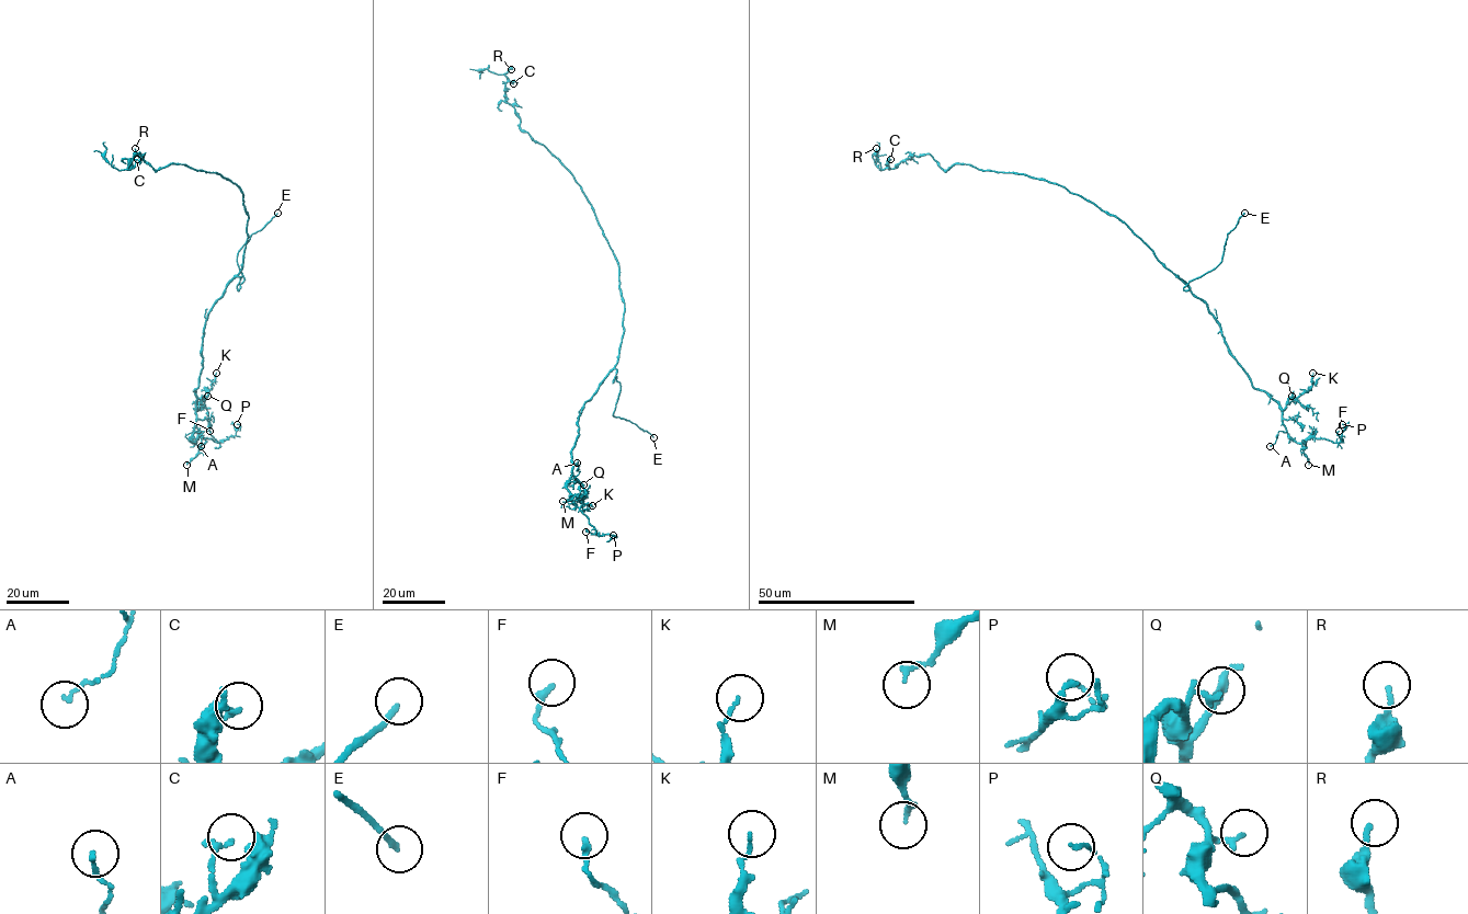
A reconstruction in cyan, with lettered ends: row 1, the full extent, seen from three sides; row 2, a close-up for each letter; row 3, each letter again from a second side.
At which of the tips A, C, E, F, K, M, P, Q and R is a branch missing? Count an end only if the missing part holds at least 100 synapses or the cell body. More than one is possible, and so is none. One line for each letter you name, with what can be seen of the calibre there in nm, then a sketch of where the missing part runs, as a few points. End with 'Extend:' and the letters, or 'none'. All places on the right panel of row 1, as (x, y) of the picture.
E: Thickness 180 nm. Course of what is missing: (1244, 213), (1266, 191)
Extend: E

